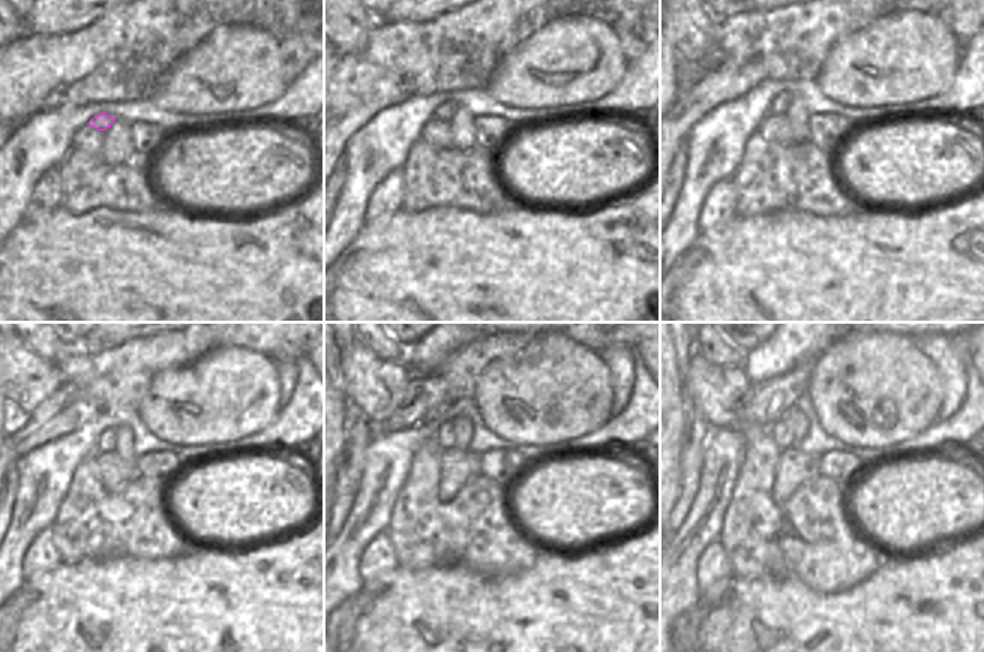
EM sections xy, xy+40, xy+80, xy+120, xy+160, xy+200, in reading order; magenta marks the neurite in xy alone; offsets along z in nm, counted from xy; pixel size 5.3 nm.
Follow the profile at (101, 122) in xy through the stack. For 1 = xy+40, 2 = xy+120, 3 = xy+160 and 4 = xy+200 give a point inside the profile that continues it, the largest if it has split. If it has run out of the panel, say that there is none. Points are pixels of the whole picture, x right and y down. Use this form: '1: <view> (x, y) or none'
1: xy+40 (446, 111)
2: xy+120 (107, 441)
3: xy+160 (444, 436)
4: xy+200 (780, 432)

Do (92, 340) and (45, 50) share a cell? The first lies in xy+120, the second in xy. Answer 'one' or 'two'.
two

